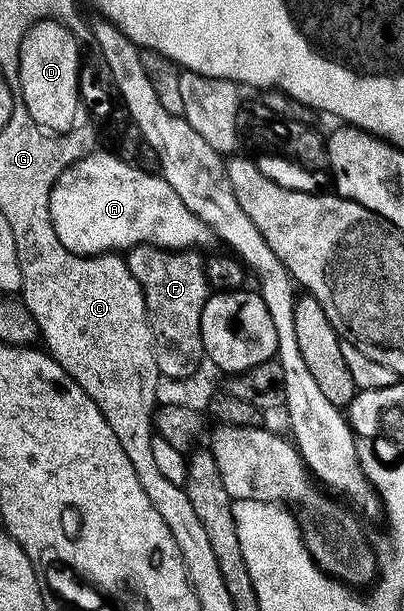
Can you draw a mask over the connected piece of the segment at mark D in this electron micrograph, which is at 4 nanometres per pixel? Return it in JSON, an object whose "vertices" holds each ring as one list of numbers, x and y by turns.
{"vertices":[[57,19,39,20,25,34,20,45,19,97,40,128,51,133,66,133,74,128,77,111,81,109,80,66,79,43,75,41,73,33]]}

